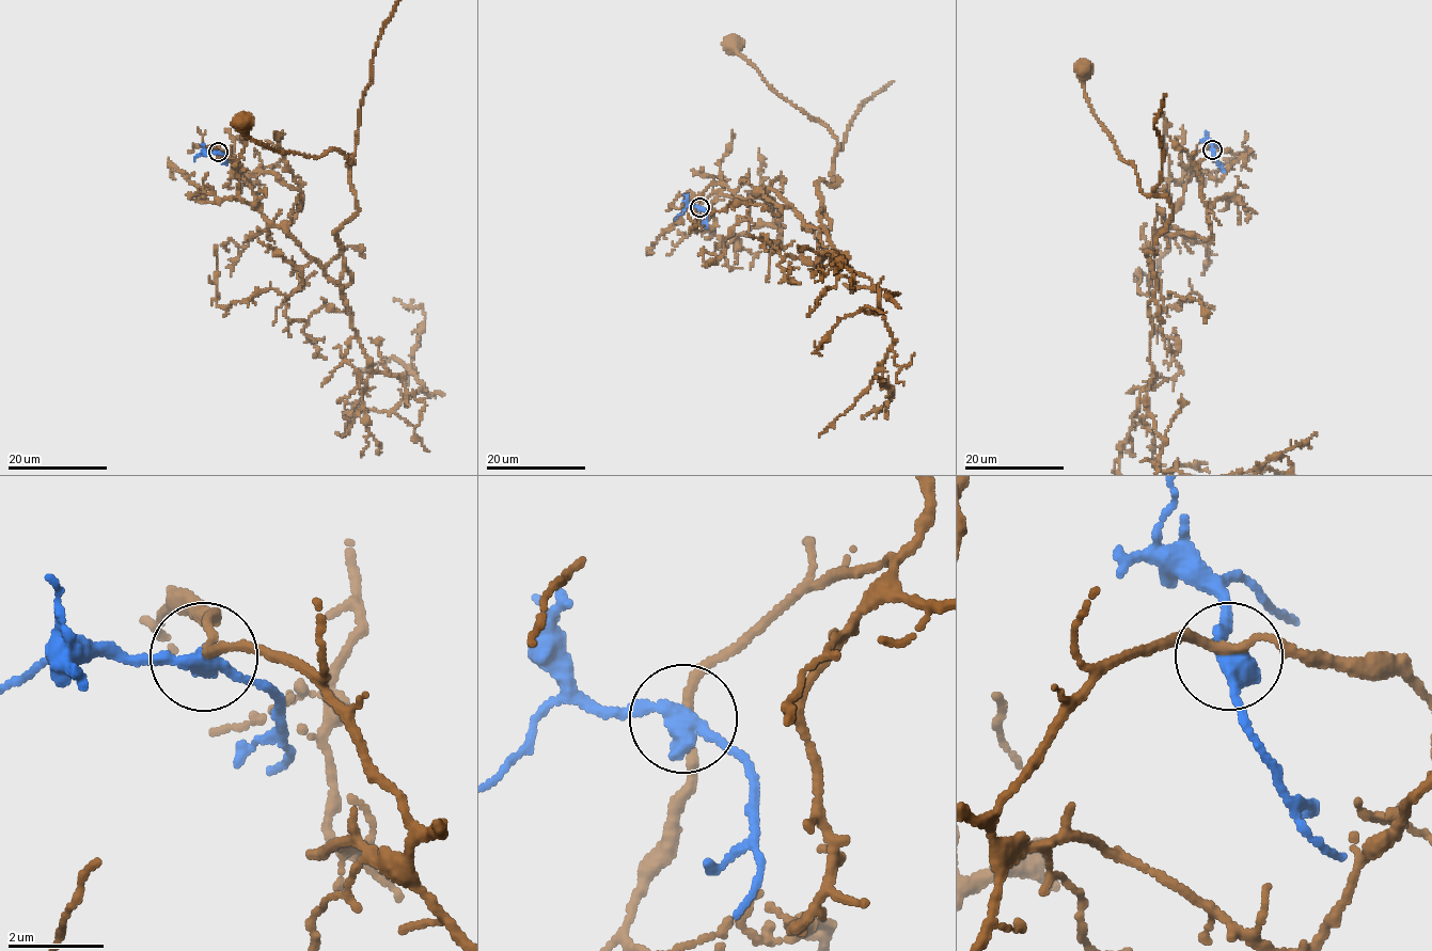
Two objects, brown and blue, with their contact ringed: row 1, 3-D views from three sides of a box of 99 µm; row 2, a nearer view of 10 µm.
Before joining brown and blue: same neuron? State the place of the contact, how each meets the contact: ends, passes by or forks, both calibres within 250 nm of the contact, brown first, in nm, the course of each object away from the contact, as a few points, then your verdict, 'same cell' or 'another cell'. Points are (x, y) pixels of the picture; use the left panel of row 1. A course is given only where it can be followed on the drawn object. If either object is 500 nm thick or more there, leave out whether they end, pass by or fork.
at (218, 152); brown passes by; blue passes by; 160 nm thick on the brown side, 380 nm on the other; brown runs (218, 152), (270, 223), (339, 285), (350, 283), (335, 233), (357, 211), (350, 157), (280, 152), (240, 120); blue runs (218, 152), (204, 149), (193, 160); another cell

